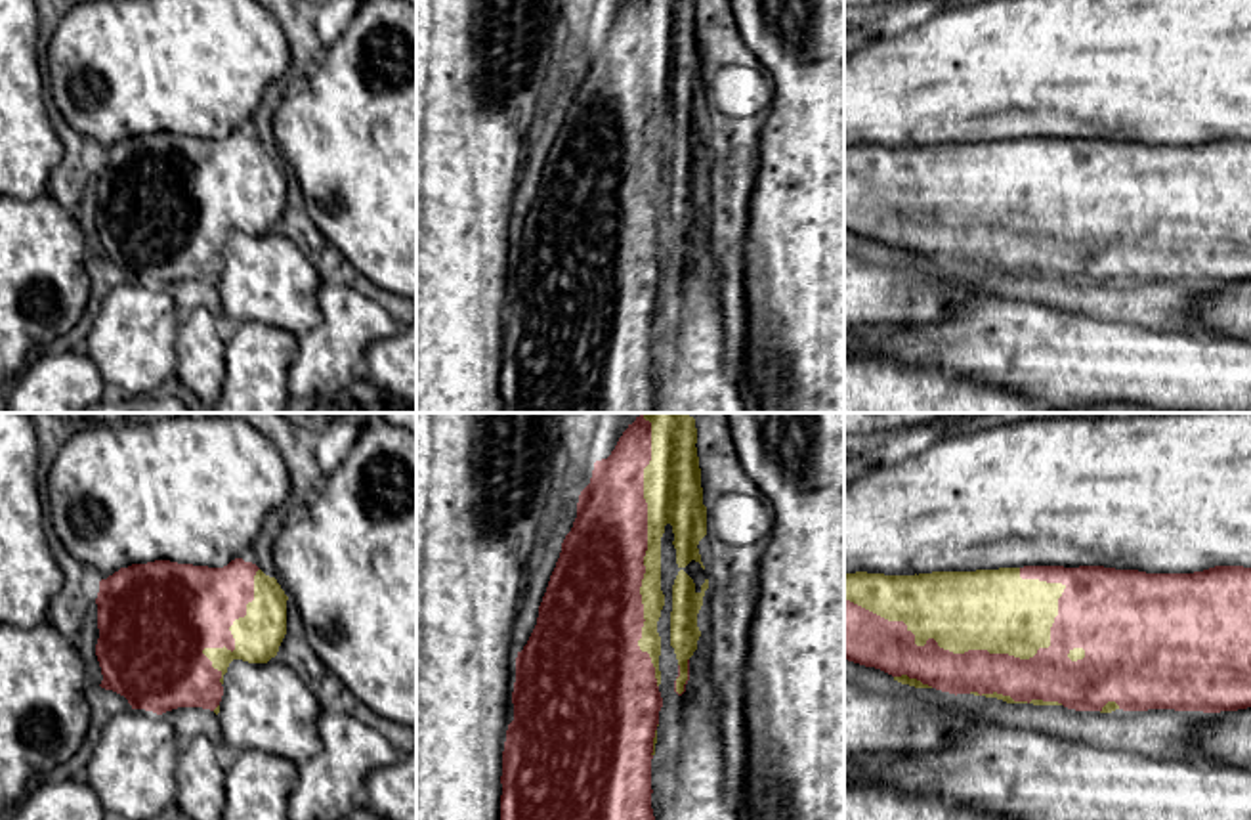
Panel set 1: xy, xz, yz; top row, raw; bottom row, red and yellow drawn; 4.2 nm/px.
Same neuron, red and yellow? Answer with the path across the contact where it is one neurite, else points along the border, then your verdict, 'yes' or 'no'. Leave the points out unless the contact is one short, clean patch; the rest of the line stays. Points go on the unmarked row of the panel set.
yes

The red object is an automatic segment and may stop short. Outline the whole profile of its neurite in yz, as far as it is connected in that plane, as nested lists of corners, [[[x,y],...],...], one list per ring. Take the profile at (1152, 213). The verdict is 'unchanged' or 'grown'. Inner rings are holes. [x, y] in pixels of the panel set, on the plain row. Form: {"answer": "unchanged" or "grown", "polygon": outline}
{"answer": "grown", "polygon": [[[1024,138],[915,147],[844,145],[844,231],[880,241],[901,256],[949,266],[997,270],[1007,275],[1064,277],[1075,283],[1238,283],[1251,279],[1251,140],[1215,138],[1194,145],[1146,145],[1104,138]]]}

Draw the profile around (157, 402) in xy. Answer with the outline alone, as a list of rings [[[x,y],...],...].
[[[107,394],[84,413],[191,413],[183,401],[168,394],[143,394],[136,398]]]

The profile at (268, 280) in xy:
[[[277,227],[267,235],[233,231],[222,258],[218,292],[225,325],[265,323],[300,338],[323,321],[321,277]]]

